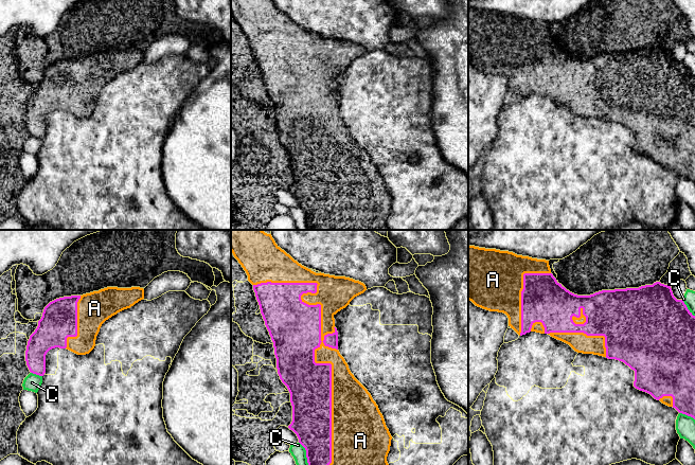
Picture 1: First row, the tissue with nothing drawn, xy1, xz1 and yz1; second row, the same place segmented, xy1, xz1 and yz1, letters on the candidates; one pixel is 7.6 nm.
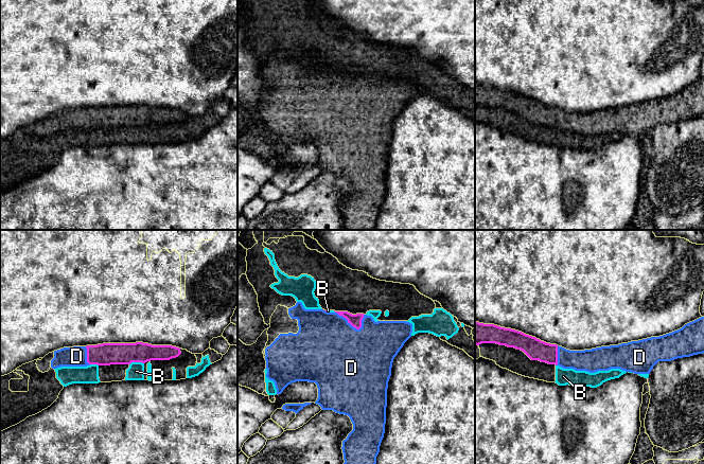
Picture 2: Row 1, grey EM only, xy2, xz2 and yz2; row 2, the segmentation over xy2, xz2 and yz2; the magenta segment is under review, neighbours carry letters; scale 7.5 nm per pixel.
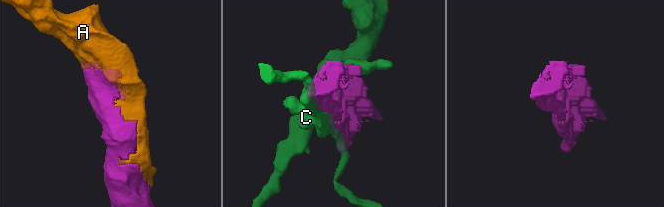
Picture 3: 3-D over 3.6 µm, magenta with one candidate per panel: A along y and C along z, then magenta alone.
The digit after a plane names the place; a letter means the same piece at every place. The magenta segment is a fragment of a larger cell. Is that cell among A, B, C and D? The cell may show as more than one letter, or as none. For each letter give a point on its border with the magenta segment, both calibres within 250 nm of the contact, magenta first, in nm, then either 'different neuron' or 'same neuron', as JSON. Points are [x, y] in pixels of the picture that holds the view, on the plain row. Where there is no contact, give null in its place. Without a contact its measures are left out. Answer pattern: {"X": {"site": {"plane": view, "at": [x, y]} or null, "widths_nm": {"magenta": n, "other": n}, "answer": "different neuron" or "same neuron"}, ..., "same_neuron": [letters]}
{"A": {"site": {"plane": "xz1", "at": [320, 101]}, "widths_nm": {"magenta": 400, "other": 130}, "answer": "same neuron"}, "B": {"site": {"plane": "xy2", "at": [136, 124]}, "widths_nm": {"magenta": 170, "other": 130}, "answer": "different neuron"}, "C": {"site": {"plane": "yz1", "at": [687, 70]}, "widths_nm": {"magenta": 500, "other": 90}, "answer": "different neuron"}, "D": {"site": {"plane": "xz2", "at": [349, 85]}, "widths_nm": {"magenta": 100, "other": 480}, "answer": "same neuron"}, "same_neuron": ["A", "D"]}

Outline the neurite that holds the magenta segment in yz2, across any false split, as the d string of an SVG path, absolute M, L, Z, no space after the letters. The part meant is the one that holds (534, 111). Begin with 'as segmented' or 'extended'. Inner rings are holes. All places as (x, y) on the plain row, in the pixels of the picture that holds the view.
extended; M704 79L685 87L677 93L659 100L584 113L569 113L557 107L546 106L515 92L475 85L475 107L479 108L481 106L496 106L514 110L523 113L531 123L556 127L563 131L574 131L589 136L620 131L634 137L650 137L658 124L671 124L704 115Z

